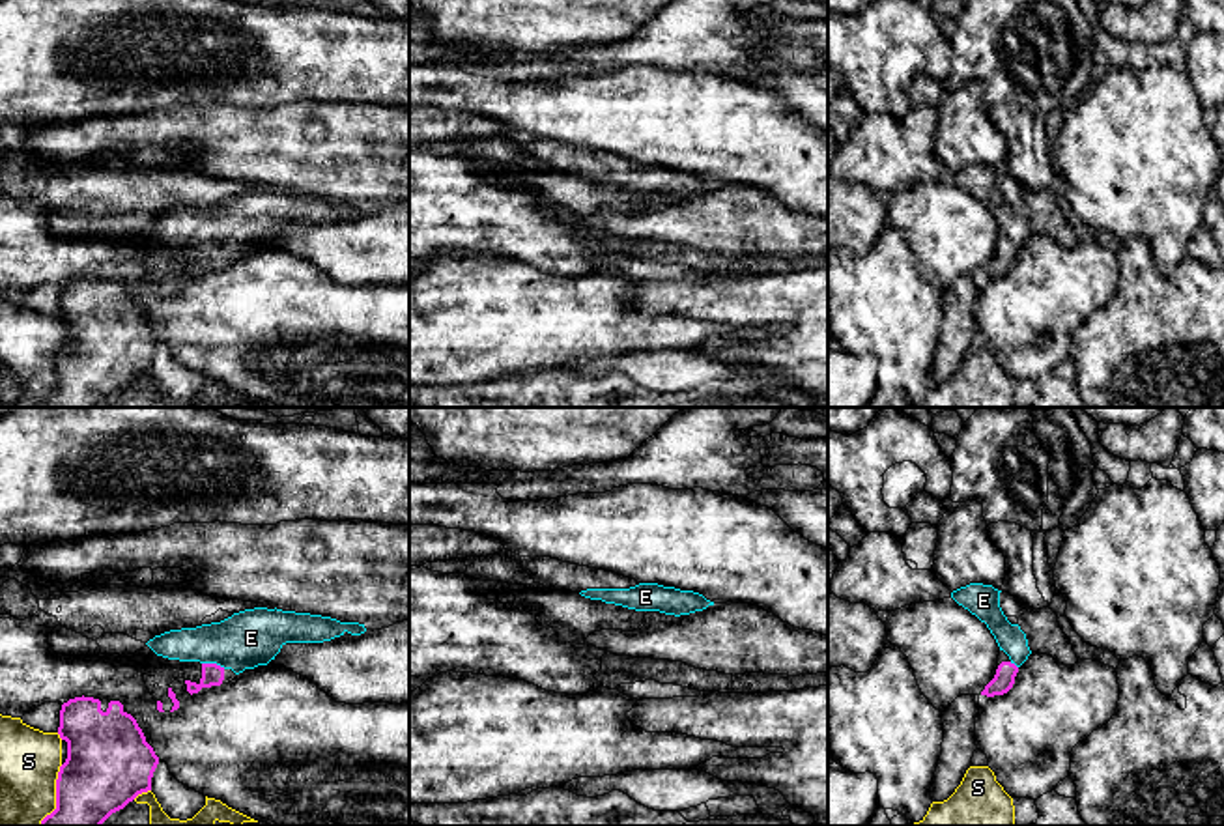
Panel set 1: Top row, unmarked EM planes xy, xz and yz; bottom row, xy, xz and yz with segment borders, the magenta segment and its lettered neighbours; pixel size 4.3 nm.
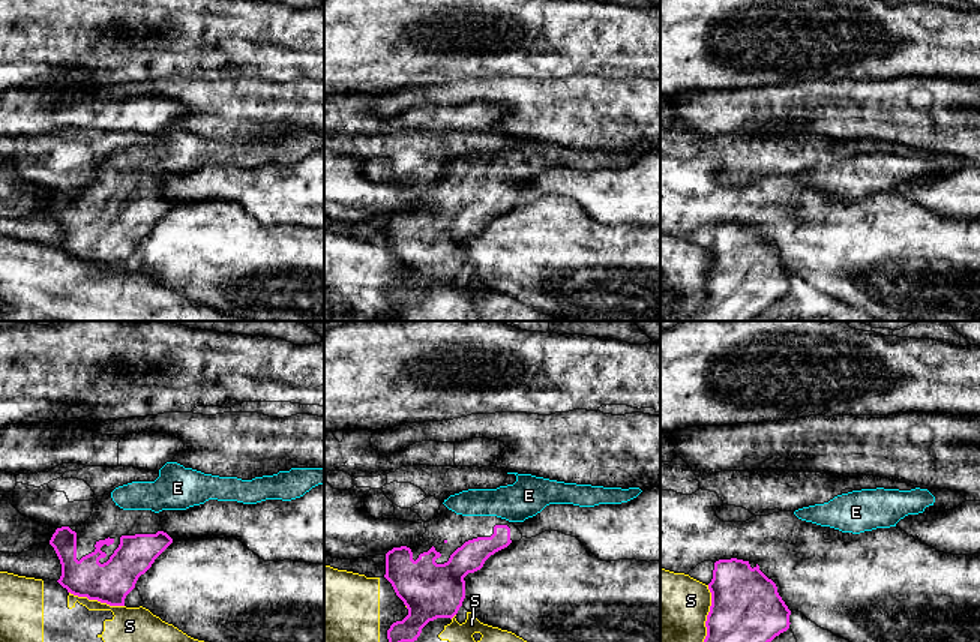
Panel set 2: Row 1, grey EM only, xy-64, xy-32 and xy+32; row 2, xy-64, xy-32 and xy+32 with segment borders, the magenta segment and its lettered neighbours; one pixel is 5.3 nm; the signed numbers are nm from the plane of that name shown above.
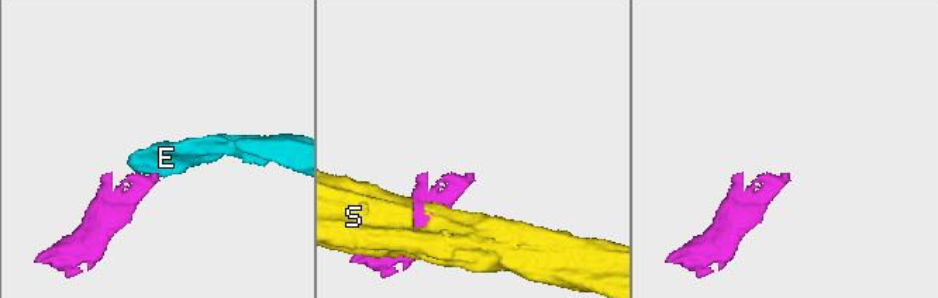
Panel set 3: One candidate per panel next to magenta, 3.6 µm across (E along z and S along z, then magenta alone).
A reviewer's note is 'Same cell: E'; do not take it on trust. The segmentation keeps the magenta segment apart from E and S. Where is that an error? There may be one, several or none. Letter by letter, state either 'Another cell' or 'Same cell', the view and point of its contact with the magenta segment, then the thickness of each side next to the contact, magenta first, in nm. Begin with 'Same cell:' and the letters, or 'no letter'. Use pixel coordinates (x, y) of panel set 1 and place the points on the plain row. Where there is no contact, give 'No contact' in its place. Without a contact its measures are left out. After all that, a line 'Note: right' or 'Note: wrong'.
Same cell: E
E: Same cell. Touches magenta at xy (213, 245). Thickness 100 nm (magenta) against 240 nm
S: Another cell. Touches magenta at xy (56, 376). Thickness 360 nm (magenta) against 260 nm
Note: right

